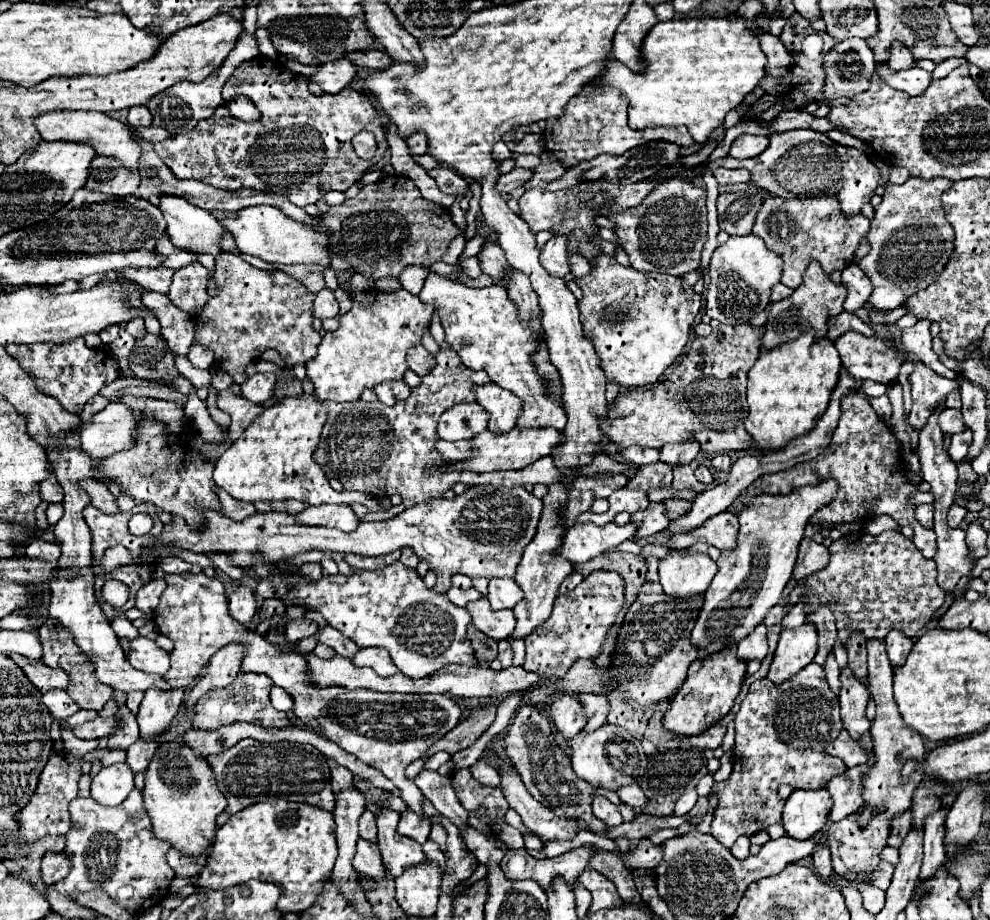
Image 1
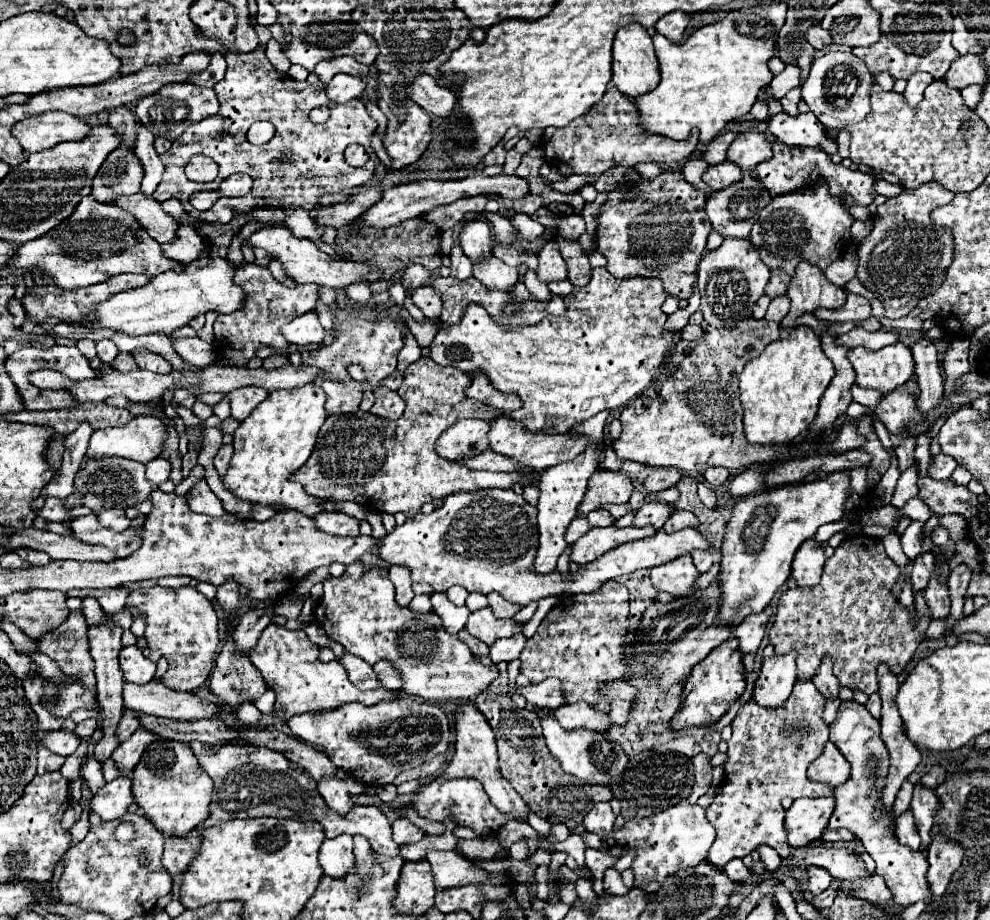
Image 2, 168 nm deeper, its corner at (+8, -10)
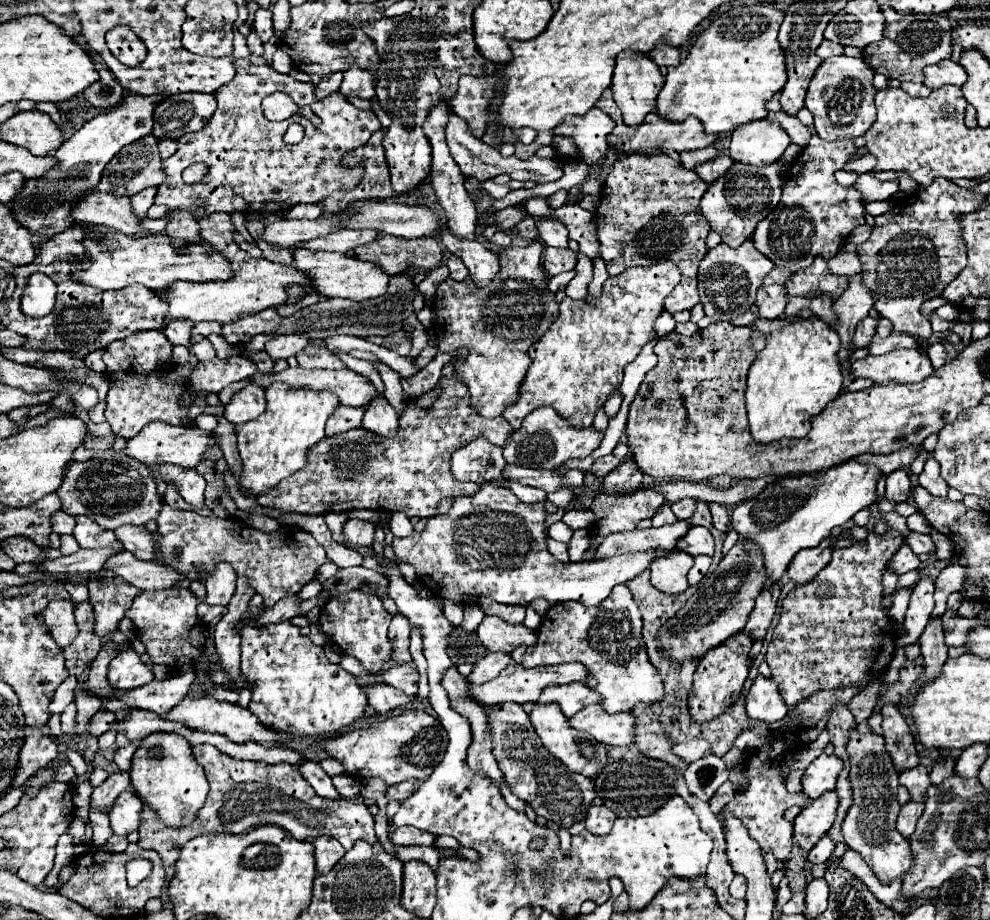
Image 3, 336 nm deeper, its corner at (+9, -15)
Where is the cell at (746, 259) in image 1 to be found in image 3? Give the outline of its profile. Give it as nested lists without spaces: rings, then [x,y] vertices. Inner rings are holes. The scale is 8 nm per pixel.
[[[748,238],[740,248],[730,248],[718,244],[710,248],[698,268],[698,292],[706,316],[712,320],[732,320],[752,308],[756,290],[762,278],[774,268],[772,260],[754,248],[754,242]]]

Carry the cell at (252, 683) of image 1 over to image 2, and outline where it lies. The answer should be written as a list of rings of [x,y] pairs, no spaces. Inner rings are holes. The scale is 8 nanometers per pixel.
[[[229,637],[229,643],[225,643],[217,655],[209,691],[225,699],[233,713],[237,713],[243,701],[255,701],[255,697],[265,693],[265,689],[267,685],[263,675],[253,667],[249,657],[235,655],[235,645]]]

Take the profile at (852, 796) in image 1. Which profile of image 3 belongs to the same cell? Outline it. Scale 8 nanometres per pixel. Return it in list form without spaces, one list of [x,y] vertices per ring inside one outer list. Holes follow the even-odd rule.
[[[854,728],[854,732],[850,732],[848,756],[852,766],[850,782],[854,792],[854,804],[842,824],[842,834],[846,838],[846,844],[858,854],[862,854],[870,870],[882,882],[900,878],[904,876],[904,872],[910,870],[912,856],[910,856],[908,840],[896,830],[896,818],[900,812],[900,804],[896,800],[898,772],[892,764],[888,750],[884,748],[884,738],[870,730]]]

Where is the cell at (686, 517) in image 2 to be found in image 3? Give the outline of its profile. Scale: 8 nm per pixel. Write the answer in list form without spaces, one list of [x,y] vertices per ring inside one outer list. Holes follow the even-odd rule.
[[[692,526],[690,534],[686,534],[680,542],[678,542],[678,550],[688,552],[690,556],[714,556],[714,538],[712,534],[702,528],[702,526]]]

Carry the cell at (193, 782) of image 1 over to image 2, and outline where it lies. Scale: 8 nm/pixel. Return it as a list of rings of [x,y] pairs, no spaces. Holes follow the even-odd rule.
[[[159,741],[147,747],[141,761],[133,769],[133,797],[135,803],[143,809],[145,817],[163,835],[185,837],[197,825],[203,825],[209,817],[213,783],[211,777],[199,767],[189,745],[169,741],[169,747],[165,743],[165,749],[169,753],[159,753]]]

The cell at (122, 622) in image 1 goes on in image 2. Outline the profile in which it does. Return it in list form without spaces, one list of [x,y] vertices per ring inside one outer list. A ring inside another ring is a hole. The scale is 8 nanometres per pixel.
[[[93,597],[83,599],[83,615],[89,625],[105,625],[107,623],[107,613],[101,609],[97,599],[93,599]]]

